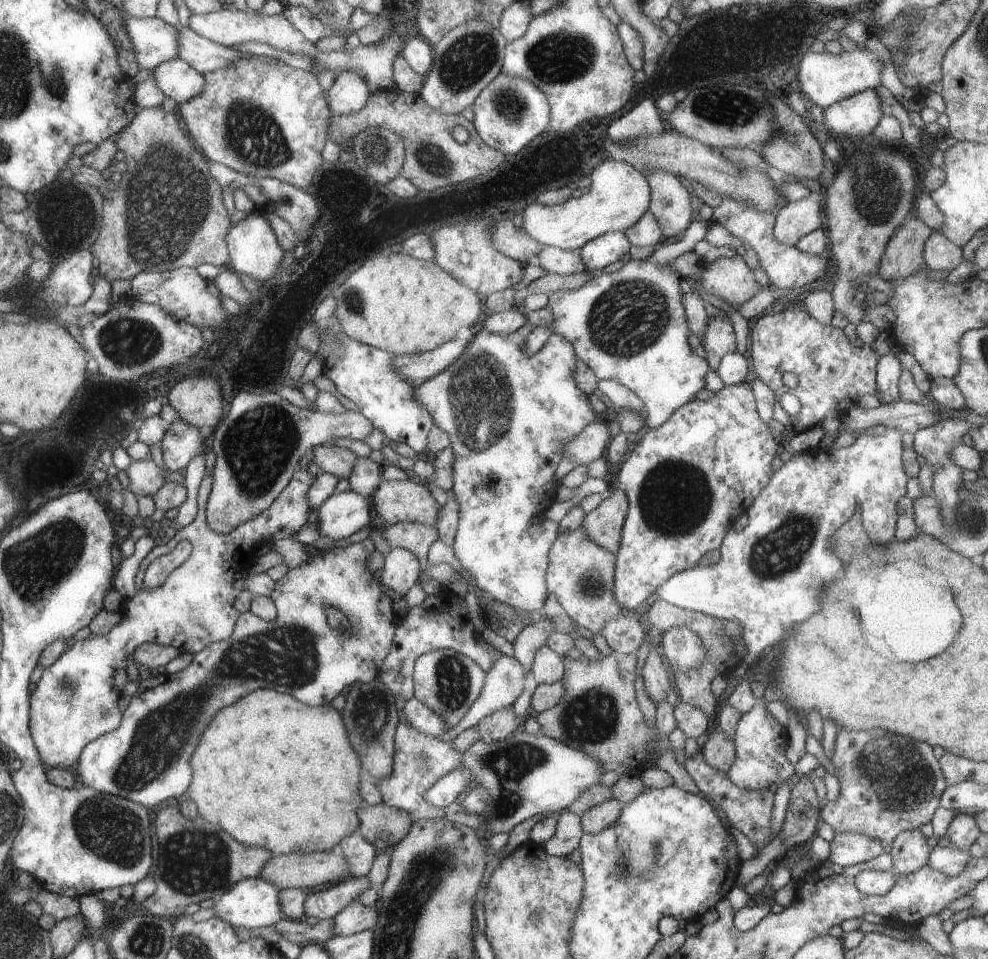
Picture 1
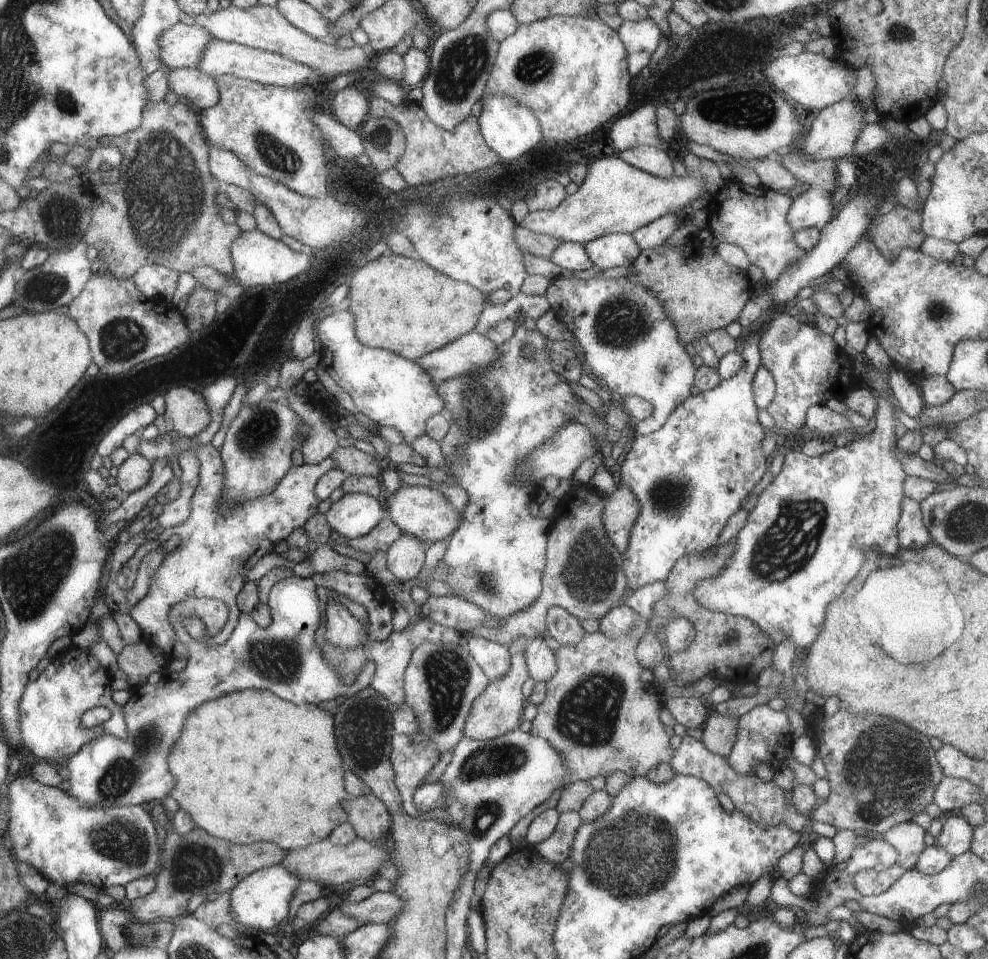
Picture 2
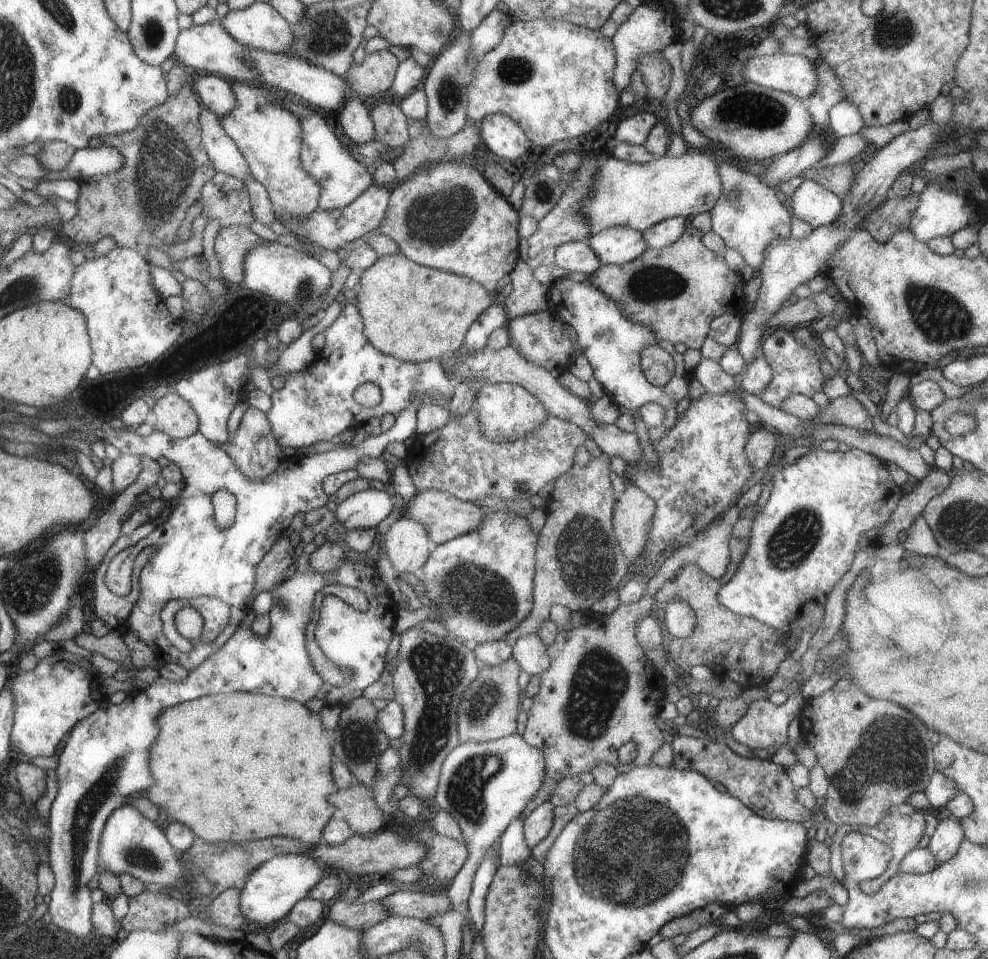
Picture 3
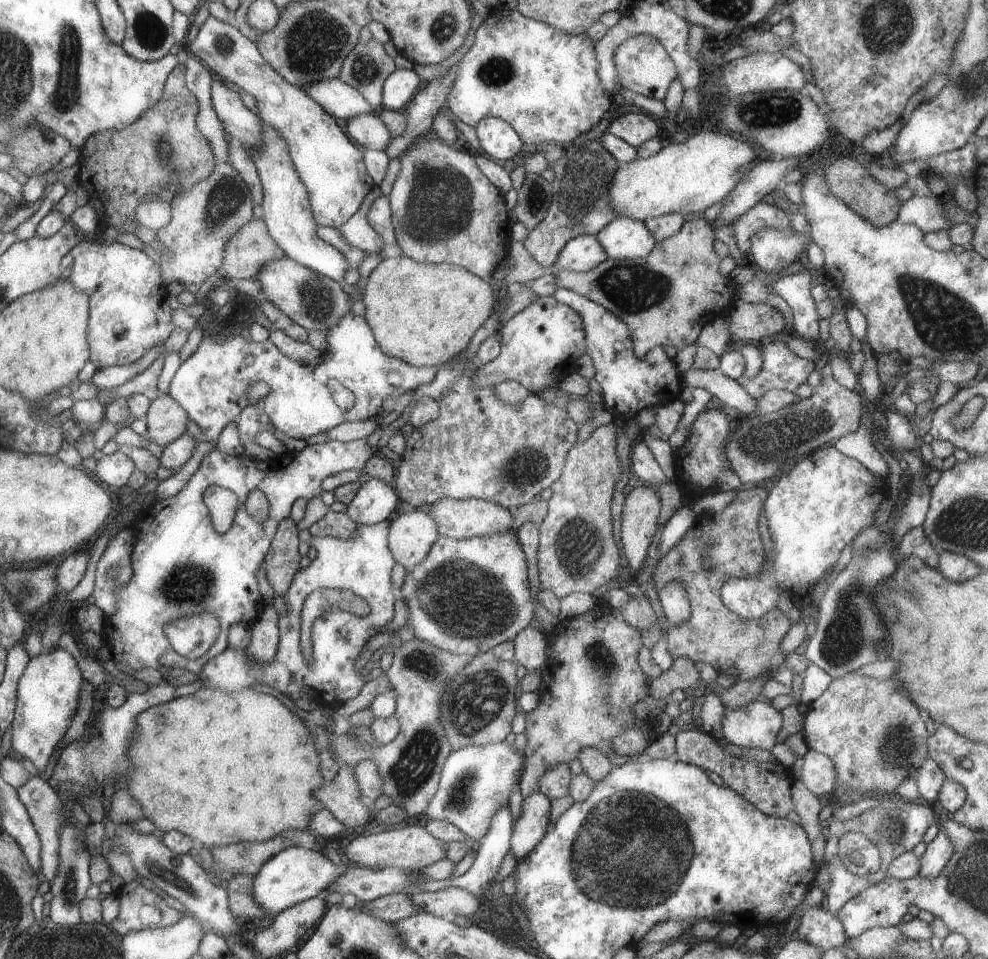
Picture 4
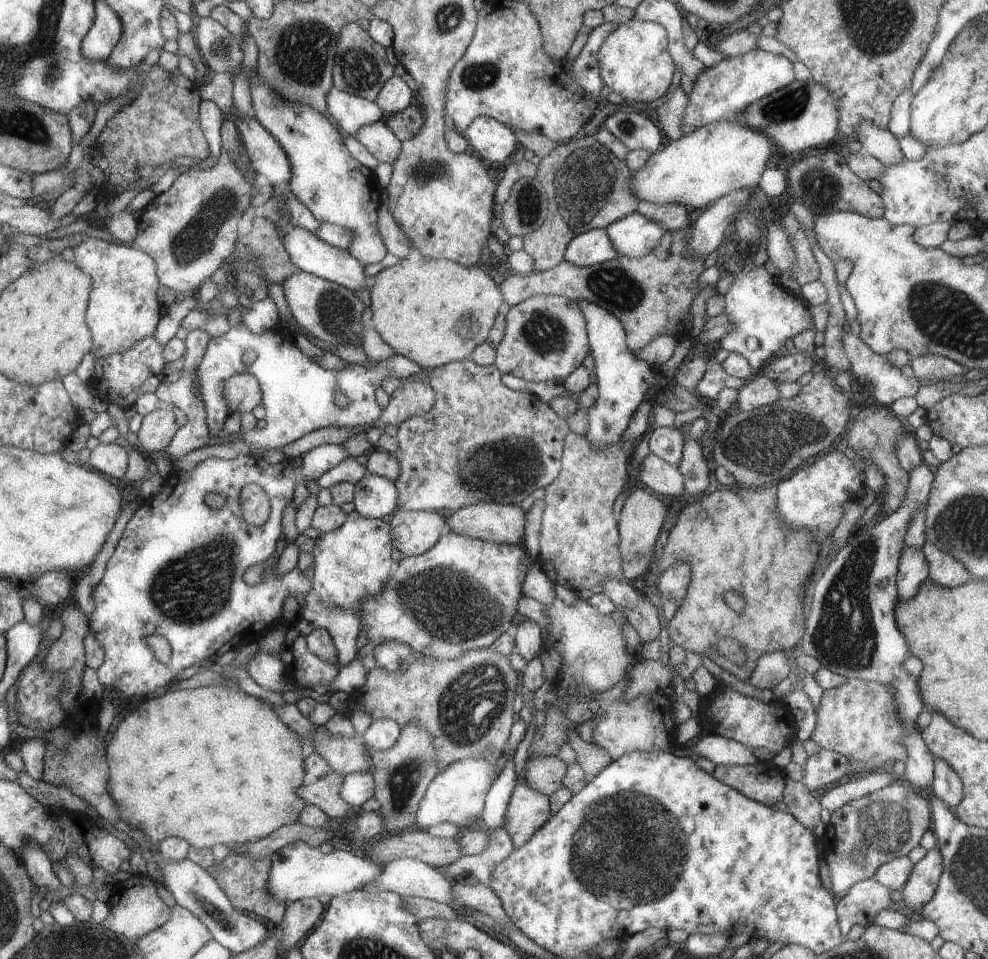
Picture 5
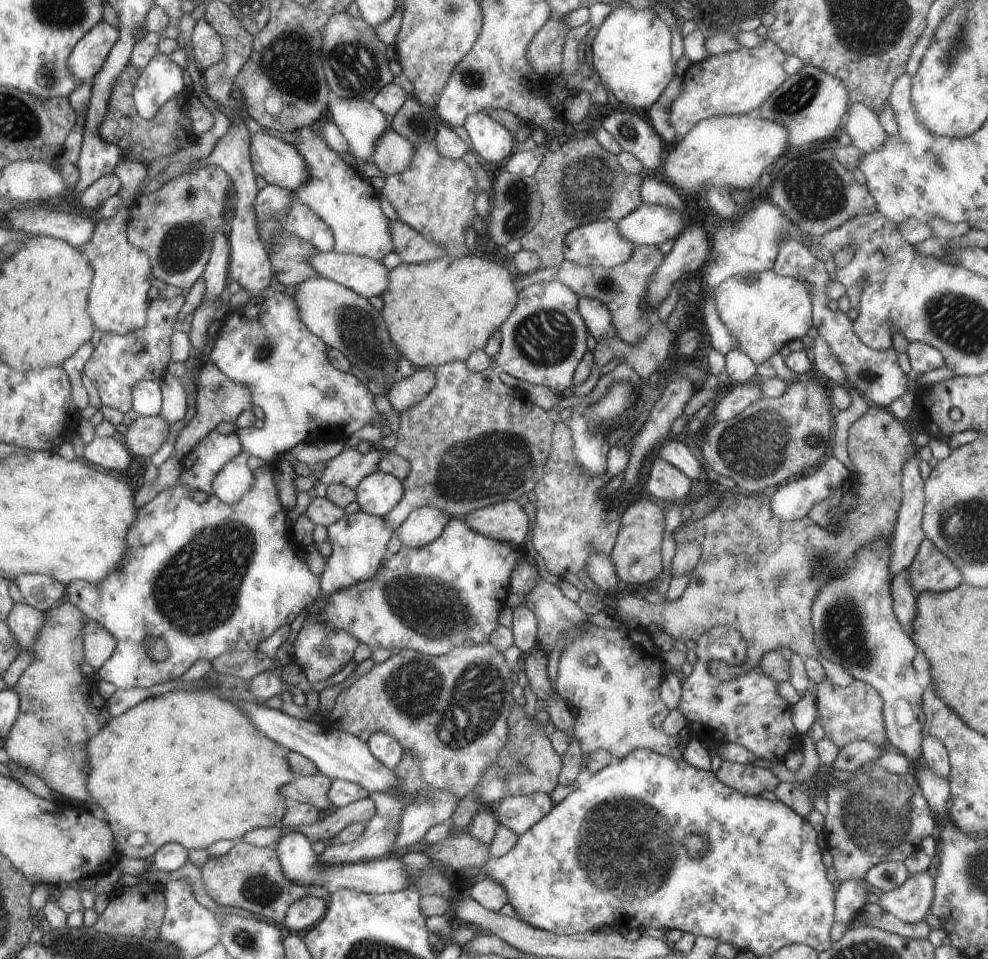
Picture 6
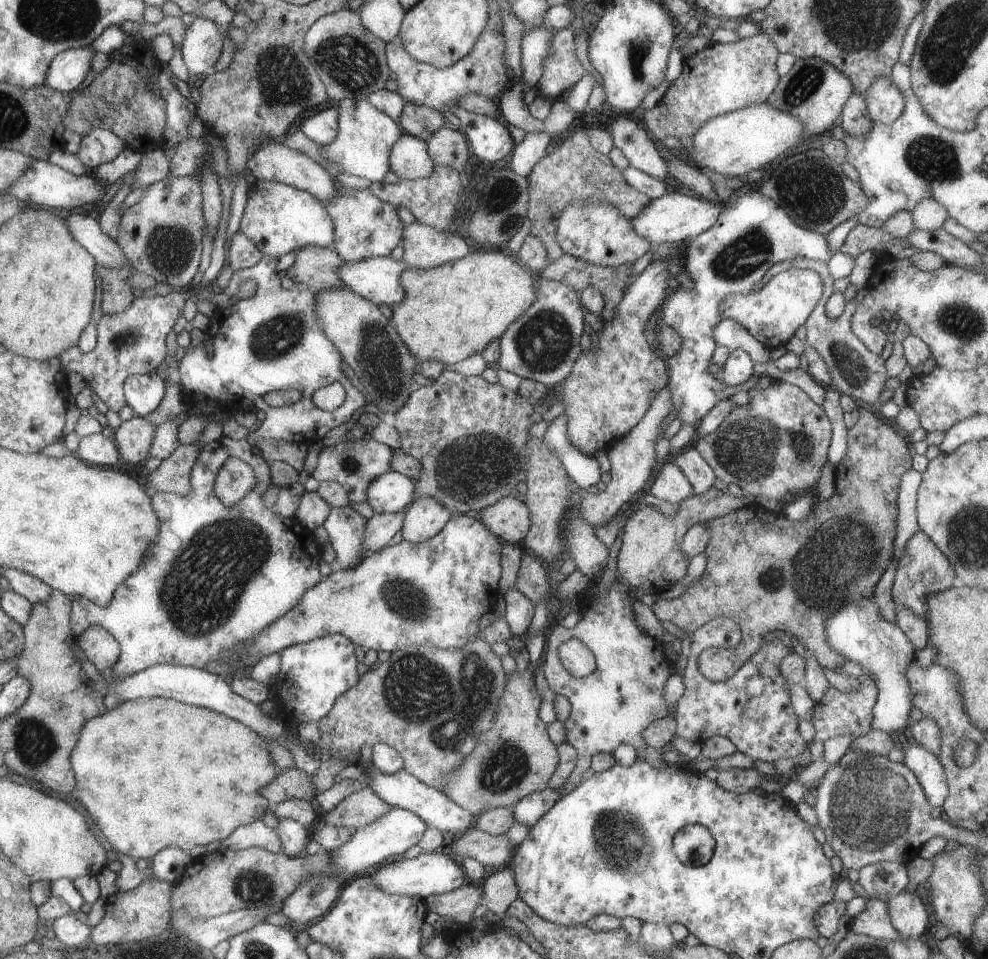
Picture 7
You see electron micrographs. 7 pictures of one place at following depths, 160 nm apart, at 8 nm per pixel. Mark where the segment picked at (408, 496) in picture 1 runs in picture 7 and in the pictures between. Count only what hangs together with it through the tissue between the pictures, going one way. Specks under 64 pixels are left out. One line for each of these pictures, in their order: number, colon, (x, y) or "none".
2: (424, 512)
3: (444, 516)
4: (458, 519)
5: (500, 523)
6: (506, 521)
7: (508, 518)

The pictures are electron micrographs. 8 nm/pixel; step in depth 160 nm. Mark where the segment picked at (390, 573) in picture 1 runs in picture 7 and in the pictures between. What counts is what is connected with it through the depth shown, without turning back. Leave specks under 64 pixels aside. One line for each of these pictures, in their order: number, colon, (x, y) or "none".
2: (405, 557)
3: (407, 544)
4: (412, 534)
5: (415, 532)
6: (426, 524)
7: (425, 517)

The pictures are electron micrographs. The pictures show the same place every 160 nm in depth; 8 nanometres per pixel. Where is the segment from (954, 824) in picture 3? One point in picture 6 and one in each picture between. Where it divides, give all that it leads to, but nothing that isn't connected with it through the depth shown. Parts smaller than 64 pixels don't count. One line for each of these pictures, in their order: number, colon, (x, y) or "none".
4: (939, 851)
5: (921, 885)
6: (911, 901)

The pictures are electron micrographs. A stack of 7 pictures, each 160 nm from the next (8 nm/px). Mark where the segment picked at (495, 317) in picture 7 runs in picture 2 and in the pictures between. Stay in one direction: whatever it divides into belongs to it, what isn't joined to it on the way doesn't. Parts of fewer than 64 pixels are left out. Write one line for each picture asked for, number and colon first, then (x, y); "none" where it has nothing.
2: (402, 304)
3: (414, 313)
4: (424, 314)
5: (433, 311)
6: (439, 311)

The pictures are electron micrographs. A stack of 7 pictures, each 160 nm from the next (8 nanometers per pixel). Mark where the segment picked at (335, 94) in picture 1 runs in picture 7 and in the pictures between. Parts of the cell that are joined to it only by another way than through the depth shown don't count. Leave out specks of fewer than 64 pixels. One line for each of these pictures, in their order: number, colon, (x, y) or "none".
2: (350, 106)
3: (354, 117)
4: (369, 131)
5: (377, 138)
6: (392, 154)
7: (409, 159)

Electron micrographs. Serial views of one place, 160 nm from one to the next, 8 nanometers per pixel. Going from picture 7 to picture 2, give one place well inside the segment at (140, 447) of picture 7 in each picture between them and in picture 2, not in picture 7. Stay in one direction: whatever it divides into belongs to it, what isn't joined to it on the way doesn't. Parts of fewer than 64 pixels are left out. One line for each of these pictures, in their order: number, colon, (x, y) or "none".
2: (186, 409)
3: (175, 416)
4: (167, 421)
5: (157, 429)
6: (144, 436)

